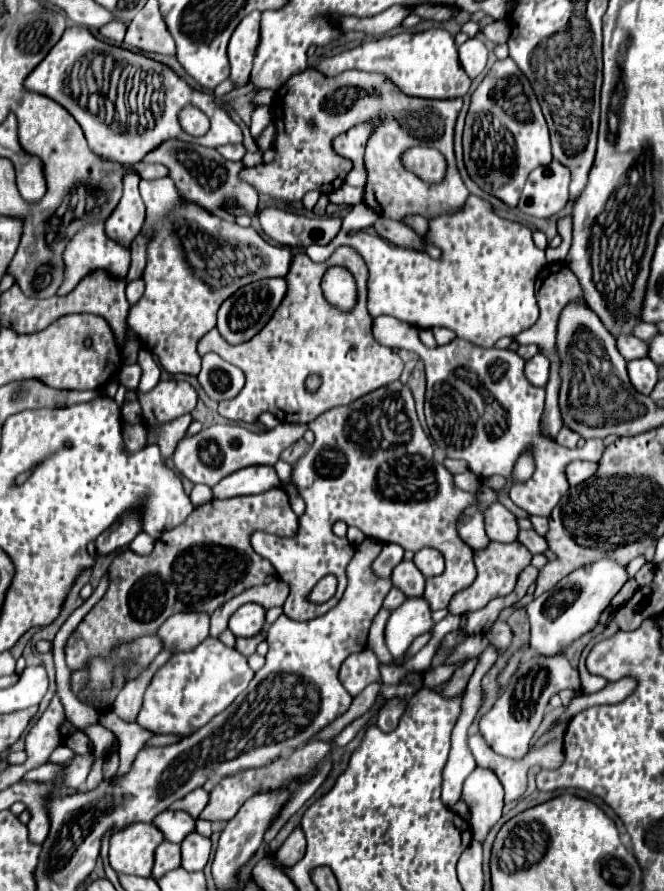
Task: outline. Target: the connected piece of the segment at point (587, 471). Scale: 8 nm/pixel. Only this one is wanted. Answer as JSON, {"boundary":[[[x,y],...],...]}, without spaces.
{"boundary":[[[576,460],[576,462],[568,464],[566,476],[568,476],[570,486],[578,486],[584,480],[588,480],[590,476],[594,476],[596,470],[598,470],[598,462],[580,462],[580,460]]]}

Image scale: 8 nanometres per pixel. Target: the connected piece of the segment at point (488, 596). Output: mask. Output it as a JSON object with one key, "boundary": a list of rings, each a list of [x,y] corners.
{"boundary":[[[514,540],[510,544],[490,542],[486,548],[474,550],[474,564],[476,564],[478,576],[476,576],[476,580],[468,588],[464,588],[462,592],[456,592],[454,594],[454,598],[450,600],[448,610],[452,614],[462,616],[462,614],[468,614],[468,612],[474,612],[474,610],[484,608],[492,598],[510,594],[514,590],[516,582],[518,582],[520,572],[530,564],[530,560],[532,560],[532,554],[526,552],[526,546],[524,544],[518,544],[518,540]]]}

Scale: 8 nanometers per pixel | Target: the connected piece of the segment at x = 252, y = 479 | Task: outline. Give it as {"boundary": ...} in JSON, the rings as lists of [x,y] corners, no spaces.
{"boundary":[[[250,466],[226,476],[226,480],[220,480],[212,492],[216,498],[234,498],[242,494],[262,494],[280,484],[282,482],[272,466]]]}

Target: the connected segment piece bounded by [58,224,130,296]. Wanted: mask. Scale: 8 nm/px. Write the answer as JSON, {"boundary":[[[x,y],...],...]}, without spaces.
{"boundary":[[[90,224],[88,228],[82,228],[82,232],[78,232],[66,246],[64,250],[64,260],[66,260],[66,280],[62,284],[62,288],[58,290],[62,296],[68,294],[84,274],[100,268],[106,270],[112,276],[126,276],[128,274],[128,266],[130,266],[130,252],[124,250],[122,246],[118,246],[116,242],[112,242],[110,238],[106,238],[104,234],[104,224]]]}

